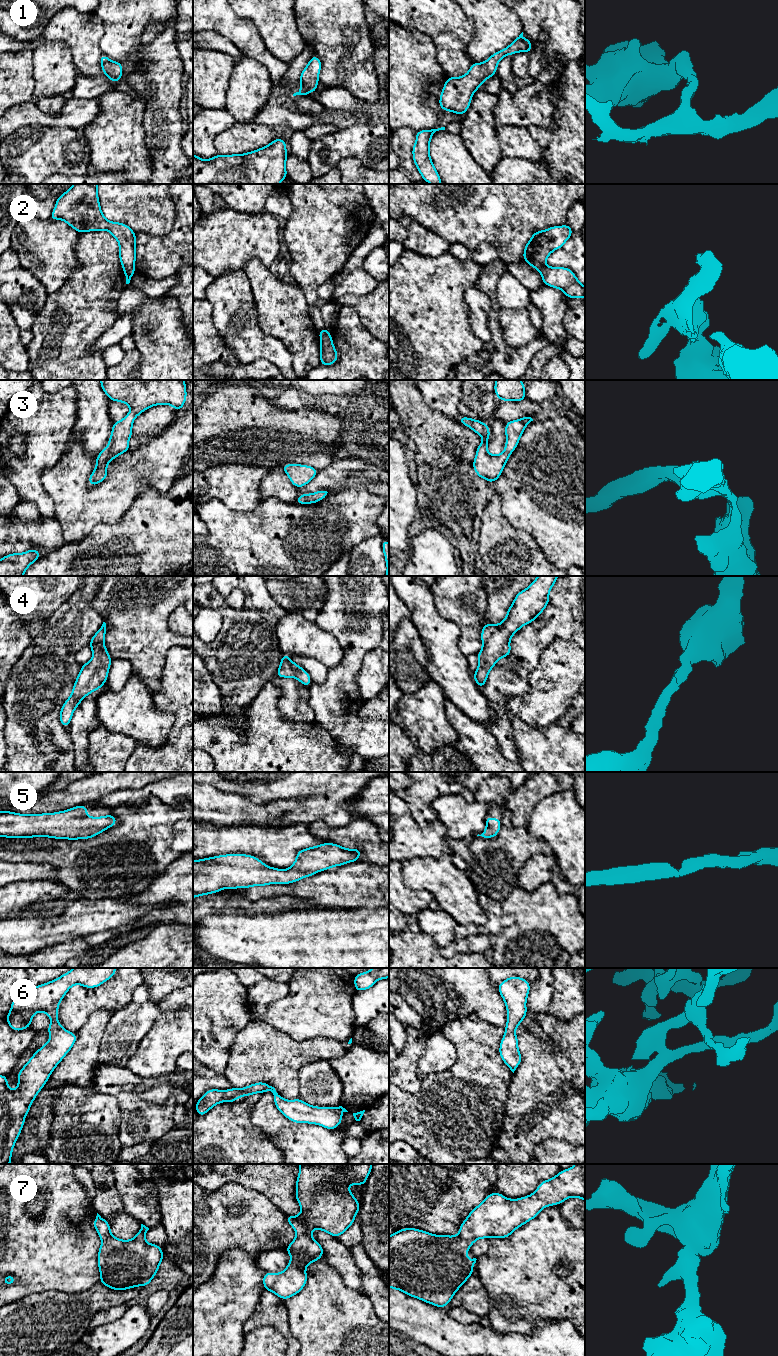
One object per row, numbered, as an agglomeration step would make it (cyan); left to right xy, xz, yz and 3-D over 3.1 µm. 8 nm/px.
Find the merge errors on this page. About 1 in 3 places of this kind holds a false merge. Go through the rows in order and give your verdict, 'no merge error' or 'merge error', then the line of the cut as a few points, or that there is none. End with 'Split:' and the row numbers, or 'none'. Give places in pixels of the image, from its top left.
1: no merge error; cut none
2: no merge error; cut none
3: no merge error; cut none
4: no merge error; cut none
5: no merge error; cut none
6: no merge error; cut none
7: no merge error; cut none
Split: none

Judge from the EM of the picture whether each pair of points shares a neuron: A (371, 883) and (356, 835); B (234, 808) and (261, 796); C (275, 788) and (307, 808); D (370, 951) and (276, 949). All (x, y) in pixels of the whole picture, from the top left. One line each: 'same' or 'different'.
A: different
B: different
C: same
D: same

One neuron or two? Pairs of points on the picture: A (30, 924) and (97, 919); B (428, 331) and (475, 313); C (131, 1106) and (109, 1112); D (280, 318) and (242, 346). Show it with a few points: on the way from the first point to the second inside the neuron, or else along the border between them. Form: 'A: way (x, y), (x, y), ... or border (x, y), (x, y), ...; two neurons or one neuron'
A: way (47, 928), (54, 928), (70, 919), (80, 919); one neuron
B: border (464, 292), (470, 331), (477, 337); two neurons
C: border (102, 1092), (113, 1095), (116, 1098), (121, 1113); two neurons
D: border (257, 307), (257, 322), (260, 327), (282, 344); two neurons

